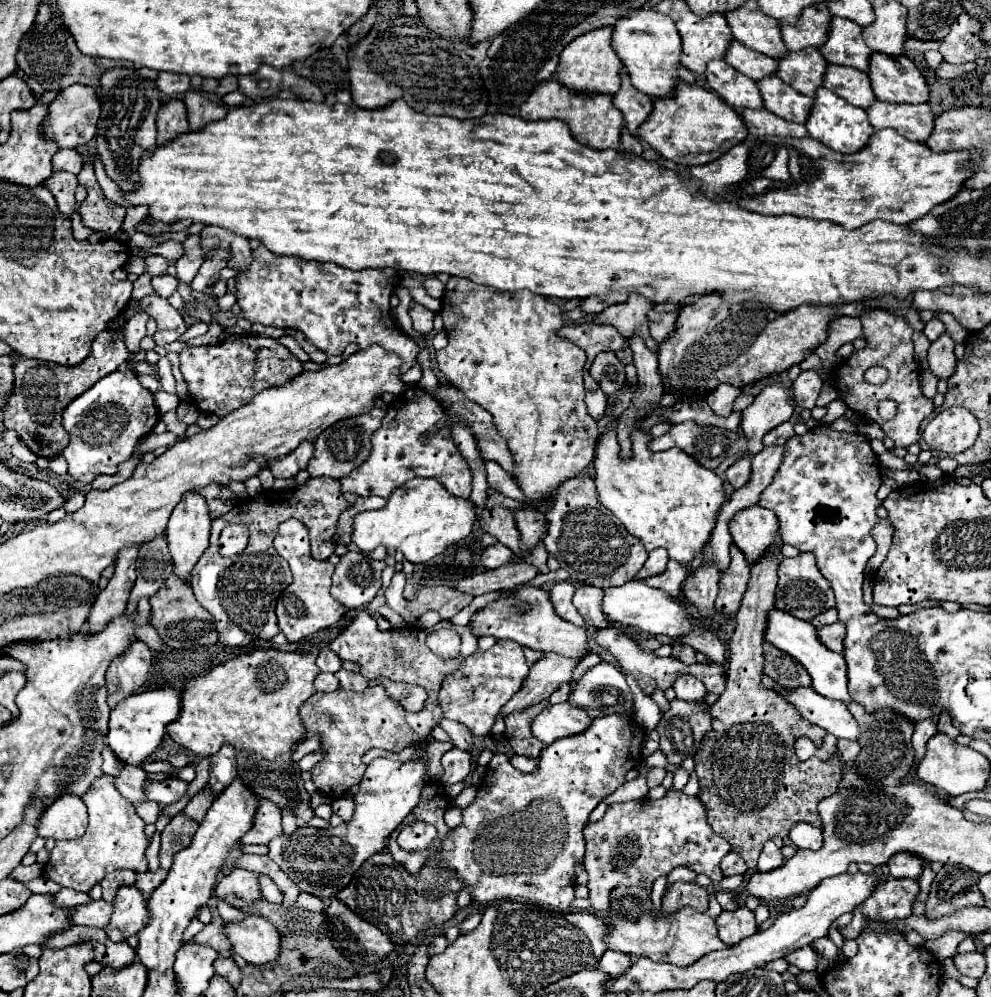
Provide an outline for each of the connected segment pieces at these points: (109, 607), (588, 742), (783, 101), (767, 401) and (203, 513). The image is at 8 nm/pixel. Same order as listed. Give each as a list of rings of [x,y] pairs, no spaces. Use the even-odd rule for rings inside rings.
[[[124,548],[116,560],[116,574],[108,582],[108,586],[96,596],[94,606],[88,616],[88,634],[102,632],[114,618],[118,618],[126,610],[126,602],[130,590],[136,582],[136,554],[138,548]]]
[[[632,714],[600,716],[586,732],[560,738],[546,746],[540,754],[536,770],[530,774],[516,770],[508,756],[496,750],[492,736],[486,736],[482,746],[492,752],[492,760],[486,768],[478,794],[474,802],[462,810],[462,824],[442,840],[440,850],[430,854],[428,862],[438,868],[454,870],[456,878],[462,880],[462,886],[470,888],[470,896],[476,904],[510,900],[568,910],[570,902],[574,900],[574,868],[584,856],[582,830],[588,816],[608,794],[626,782],[626,772],[638,768],[642,762],[640,750],[646,732],[642,730],[642,736],[634,734],[638,732]]]
[[[778,76],[760,80],[758,88],[764,98],[766,110],[770,110],[772,114],[776,114],[788,122],[806,124],[808,114],[814,106],[814,98],[796,92],[792,86],[784,84]]]
[[[782,384],[766,386],[756,396],[756,400],[742,412],[742,432],[748,438],[750,456],[758,454],[764,448],[762,438],[772,428],[786,422],[790,416],[792,416],[790,392]]]
[[[186,494],[178,502],[178,506],[172,510],[170,520],[168,520],[168,528],[166,528],[166,540],[168,540],[170,554],[172,554],[174,574],[180,580],[188,582],[194,564],[200,560],[204,550],[210,546],[210,518],[208,518],[206,502],[200,494]]]

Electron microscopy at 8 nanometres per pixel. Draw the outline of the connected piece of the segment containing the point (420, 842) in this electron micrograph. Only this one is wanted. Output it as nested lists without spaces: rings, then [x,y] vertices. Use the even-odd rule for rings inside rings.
[[[420,820],[408,824],[398,836],[400,846],[404,850],[426,850],[428,846],[434,844],[434,838],[436,838],[436,828]]]

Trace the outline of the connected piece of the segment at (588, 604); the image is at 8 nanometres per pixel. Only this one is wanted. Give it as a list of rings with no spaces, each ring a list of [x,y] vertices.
[[[576,586],[576,594],[572,598],[576,610],[584,618],[586,626],[592,628],[606,628],[610,620],[600,610],[600,594],[602,590],[596,586]]]

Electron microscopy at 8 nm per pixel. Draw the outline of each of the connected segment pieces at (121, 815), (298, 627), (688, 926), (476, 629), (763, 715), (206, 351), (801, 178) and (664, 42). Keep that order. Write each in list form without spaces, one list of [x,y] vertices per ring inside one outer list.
[[[100,776],[92,786],[82,794],[82,802],[88,808],[88,828],[84,836],[70,840],[68,844],[56,844],[50,852],[44,876],[54,880],[60,886],[74,888],[80,892],[90,892],[90,888],[100,882],[106,874],[128,868],[134,872],[146,872],[148,862],[144,850],[150,844],[150,838],[144,834],[144,820],[134,812],[132,802],[128,802],[114,786],[112,776]]]
[[[286,520],[274,538],[274,548],[284,560],[288,560],[294,582],[280,594],[278,604],[276,604],[276,616],[278,616],[278,628],[280,632],[288,638],[288,642],[300,642],[302,638],[328,628],[336,624],[346,608],[332,598],[330,594],[330,582],[334,574],[334,564],[318,562],[310,556],[310,542],[308,542],[308,532],[302,526],[300,520]]]
[[[713,885],[709,886],[709,907],[704,914],[696,912],[692,908],[678,910],[676,914],[670,914],[668,918],[660,914],[660,918],[652,920],[652,900],[648,890],[640,888],[616,888],[612,890],[612,910],[610,910],[610,928],[608,928],[608,948],[618,950],[624,954],[630,954],[634,958],[646,956],[654,962],[668,962],[674,966],[690,966],[702,956],[728,948],[720,938],[716,930],[716,916],[722,912],[716,890]]]
[[[518,588],[516,592],[510,592],[502,596],[500,600],[492,602],[484,610],[476,612],[472,616],[470,628],[476,636],[496,636],[504,640],[514,640],[520,646],[528,646],[532,650],[542,652],[556,652],[566,658],[584,658],[592,654],[592,648],[588,646],[588,634],[586,626],[574,626],[566,620],[562,620],[548,598],[548,592],[542,588]]]
[[[780,548],[768,550],[768,554],[752,566],[752,576],[748,582],[748,590],[742,598],[742,606],[736,614],[736,628],[730,636],[728,648],[730,648],[730,660],[728,660],[728,680],[726,690],[718,698],[716,704],[712,704],[712,730],[706,734],[704,742],[700,744],[700,750],[694,756],[696,762],[696,774],[700,778],[700,792],[698,798],[706,806],[708,824],[712,830],[728,840],[732,844],[732,850],[744,858],[748,868],[754,868],[754,858],[760,856],[764,842],[772,840],[774,836],[786,838],[794,824],[808,822],[812,826],[822,828],[822,820],[818,816],[818,802],[826,796],[832,796],[838,790],[840,778],[842,778],[842,764],[840,760],[820,762],[816,756],[808,760],[798,760],[794,752],[794,742],[798,738],[810,738],[816,746],[822,746],[824,730],[818,726],[812,726],[808,720],[804,720],[800,714],[796,714],[794,706],[788,706],[784,698],[780,698],[774,690],[764,690],[760,686],[762,678],[762,644],[764,644],[764,632],[770,610],[774,610],[774,592],[778,582],[778,564],[782,560]]]
[[[242,334],[238,338],[228,338],[216,346],[186,346],[178,354],[180,372],[188,384],[192,402],[206,414],[226,416],[232,410],[248,404],[258,392],[280,386],[288,378],[296,378],[302,372],[300,360],[290,354],[274,338]]]
[[[878,130],[856,154],[840,154],[814,138],[752,138],[736,144],[722,158],[680,170],[702,182],[702,194],[714,200],[738,202],[760,214],[794,214],[812,220],[830,220],[846,230],[872,220],[910,224],[934,206],[954,198],[974,174],[968,150],[932,152],[928,146],[906,140],[894,130]]]
[[[634,10],[630,16],[620,18],[620,22],[616,22],[612,34],[612,48],[628,68],[632,86],[636,90],[648,94],[654,100],[672,96],[680,80],[678,68],[680,68],[682,42],[670,18],[664,18],[664,14],[660,16],[654,10]]]

